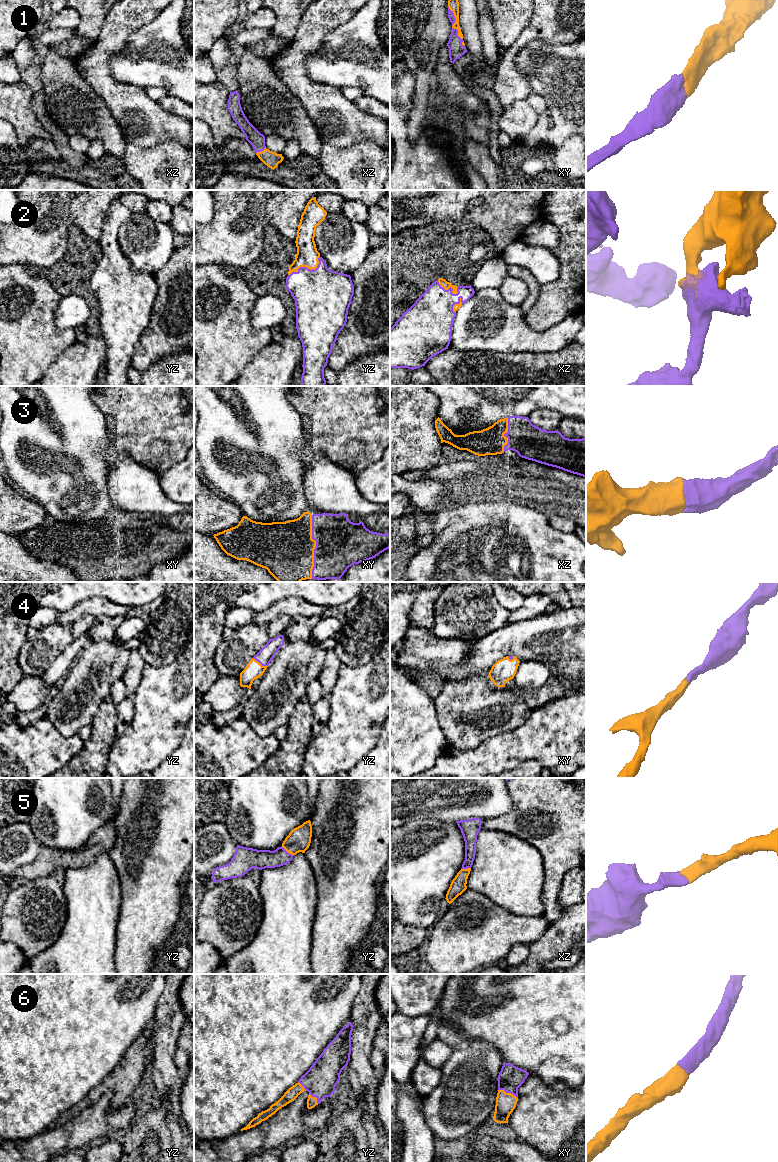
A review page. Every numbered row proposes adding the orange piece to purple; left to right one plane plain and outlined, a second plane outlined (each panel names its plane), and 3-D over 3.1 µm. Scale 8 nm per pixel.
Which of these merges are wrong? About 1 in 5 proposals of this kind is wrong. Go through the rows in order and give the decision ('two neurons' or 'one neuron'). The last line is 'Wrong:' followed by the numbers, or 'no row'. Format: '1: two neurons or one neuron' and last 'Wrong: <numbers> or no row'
1: one neuron
2: one neuron
3: one neuron
4: one neuron
5: one neuron
6: one neuron
Wrong: no row

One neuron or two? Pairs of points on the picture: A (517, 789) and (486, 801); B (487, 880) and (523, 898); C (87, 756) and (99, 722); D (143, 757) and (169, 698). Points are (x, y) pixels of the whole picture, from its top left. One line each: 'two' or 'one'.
A: two
B: one
C: one
D: one

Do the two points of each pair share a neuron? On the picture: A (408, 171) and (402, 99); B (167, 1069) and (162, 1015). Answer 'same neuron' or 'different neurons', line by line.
A: same neuron
B: same neuron

